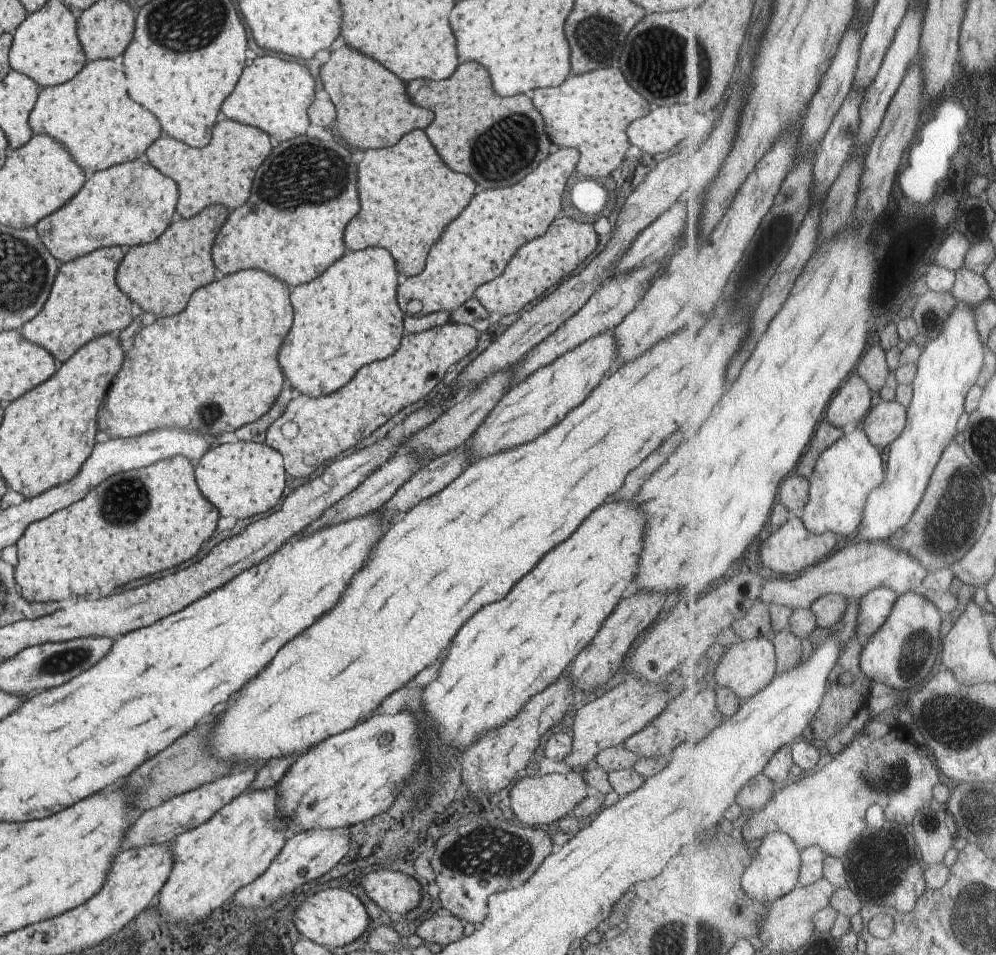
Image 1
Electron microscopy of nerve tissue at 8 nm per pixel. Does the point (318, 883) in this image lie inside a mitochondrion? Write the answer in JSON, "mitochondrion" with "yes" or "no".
{"mitochondrion":"no"}

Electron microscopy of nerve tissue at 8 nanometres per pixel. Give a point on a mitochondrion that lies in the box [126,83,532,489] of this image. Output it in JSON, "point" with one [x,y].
{"point":[282,185]}

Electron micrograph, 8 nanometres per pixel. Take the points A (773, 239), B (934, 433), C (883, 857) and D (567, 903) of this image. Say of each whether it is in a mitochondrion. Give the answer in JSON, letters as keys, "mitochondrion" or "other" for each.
{"A":"mitochondrion","B":"other","C":"mitochondrion","D":"other"}

